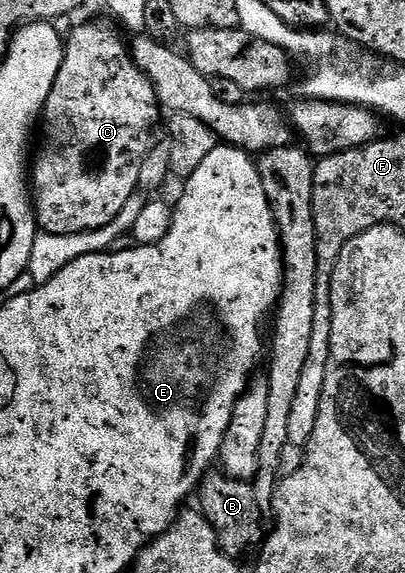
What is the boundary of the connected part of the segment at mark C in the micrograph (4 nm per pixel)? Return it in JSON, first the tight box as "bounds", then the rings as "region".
{"bounds":[31,21,163,235],"region":[[[89,21],[86,25],[77,25],[70,31],[69,37],[64,38],[65,58],[59,67],[59,75],[55,75],[55,83],[51,87],[51,95],[47,95],[45,112],[39,121],[39,137],[41,133],[41,150],[36,150],[35,160],[31,165],[31,193],[35,198],[35,216],[40,232],[51,235],[75,235],[76,233],[90,233],[99,227],[107,227],[117,217],[121,216],[123,207],[134,200],[138,192],[139,171],[143,166],[143,161],[147,153],[154,145],[155,134],[153,128],[157,125],[157,120],[163,116],[163,110],[157,99],[157,92],[152,83],[147,79],[147,75],[133,61],[133,55],[127,41],[124,41],[115,30],[109,25],[104,25],[101,21]]]}

